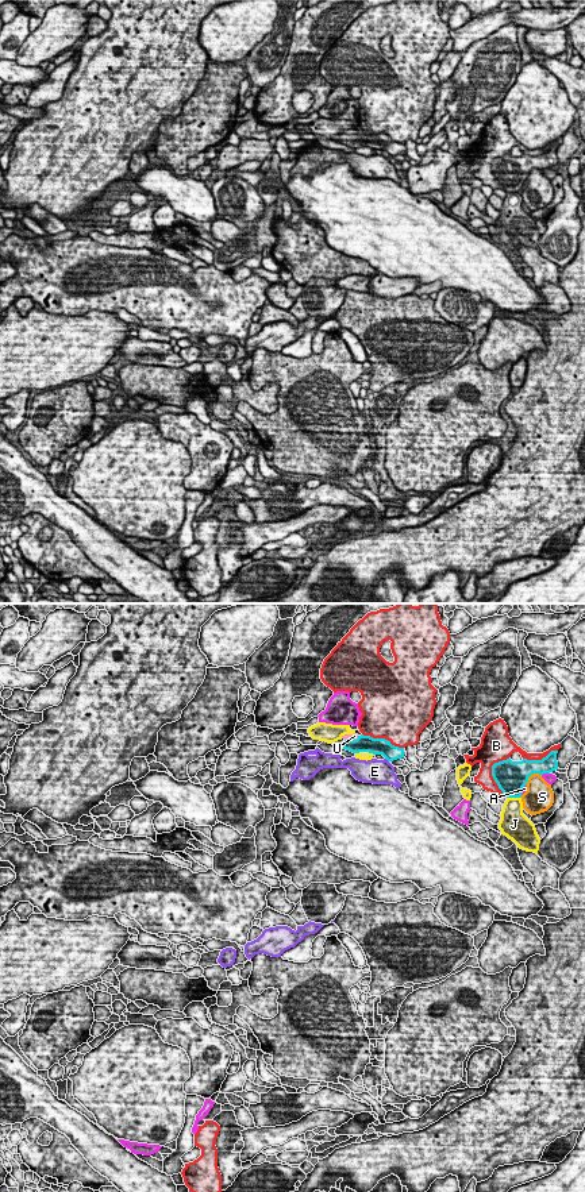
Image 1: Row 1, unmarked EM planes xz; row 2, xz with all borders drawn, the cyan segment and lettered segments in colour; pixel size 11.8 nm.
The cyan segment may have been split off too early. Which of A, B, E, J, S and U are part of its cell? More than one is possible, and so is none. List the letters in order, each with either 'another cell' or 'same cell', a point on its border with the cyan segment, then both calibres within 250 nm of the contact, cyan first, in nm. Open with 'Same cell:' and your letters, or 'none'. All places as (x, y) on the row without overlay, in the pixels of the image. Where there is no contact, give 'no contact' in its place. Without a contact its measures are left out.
Same cell: U
A: another cell; contact xz (545, 168); calibres 220 and 120 nm
B: another cell; contact xz (492, 166); calibres 380 and 300 nm
E: another cell; contact xz (387, 154); calibres 190 and 300 nm
J: another cell; contact xz (514, 192); calibres 380 and 280 nm
S: another cell; contact xz (531, 169); calibres 380 and 300 nm
U: same cell; contact xz (351, 135); calibres 190 and 70 nm

